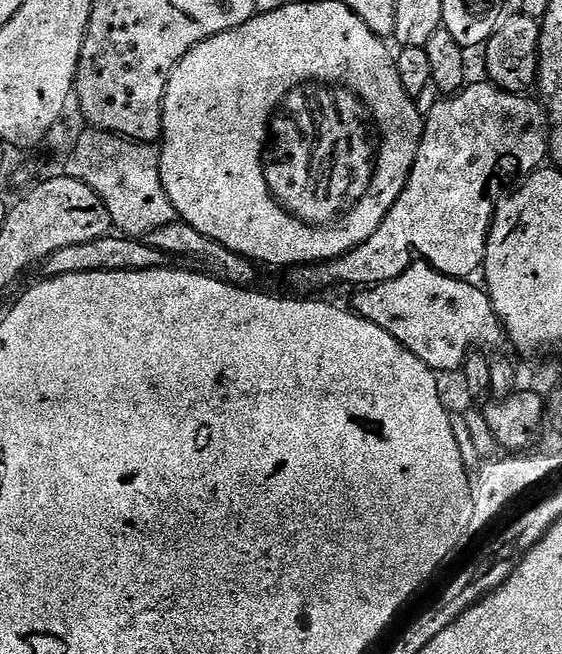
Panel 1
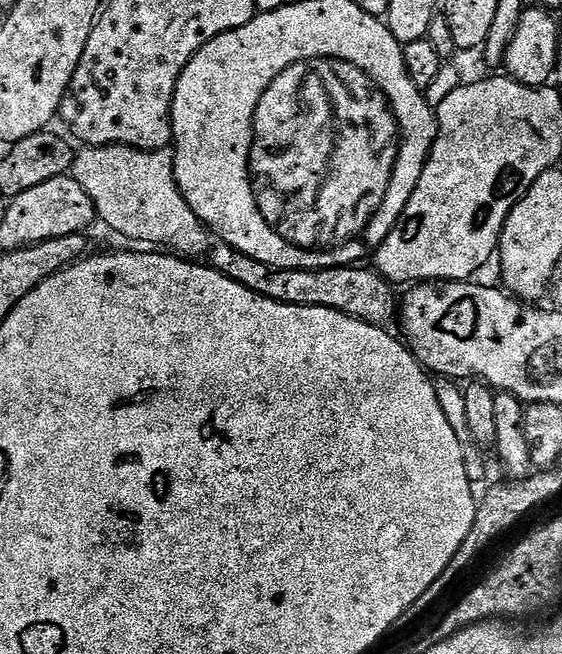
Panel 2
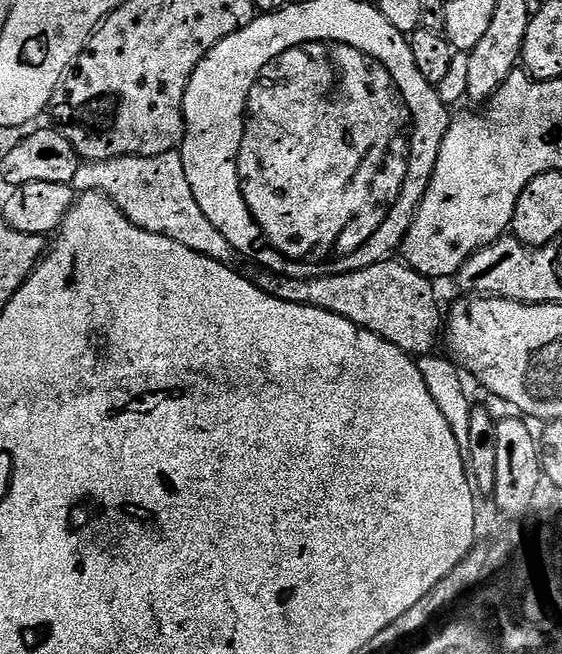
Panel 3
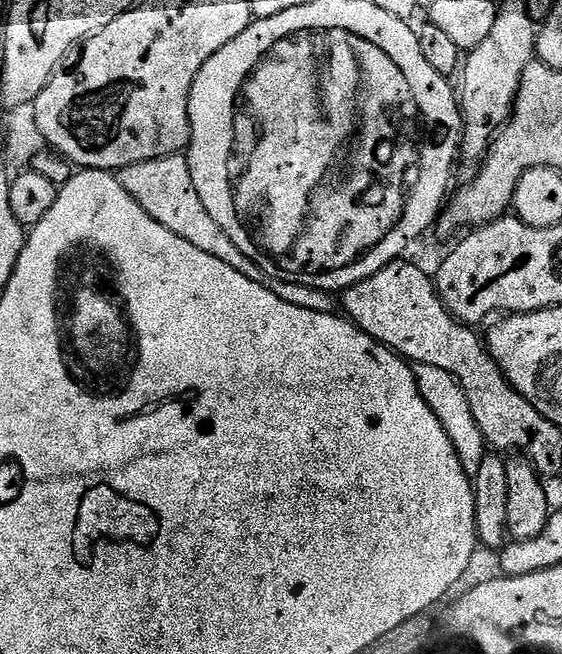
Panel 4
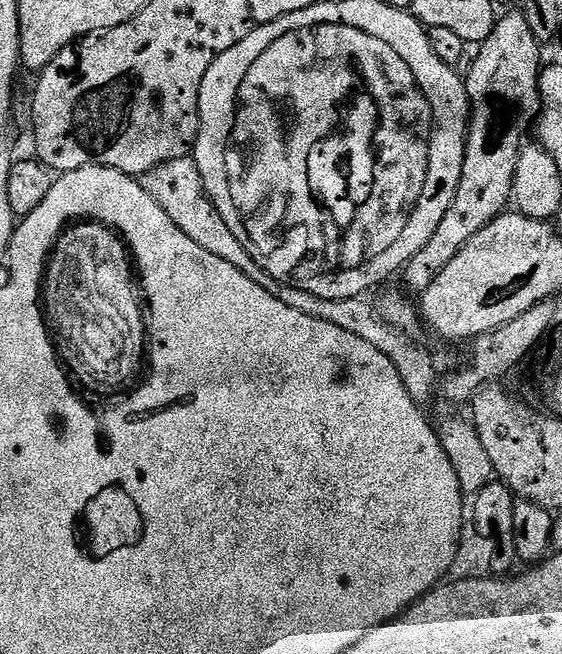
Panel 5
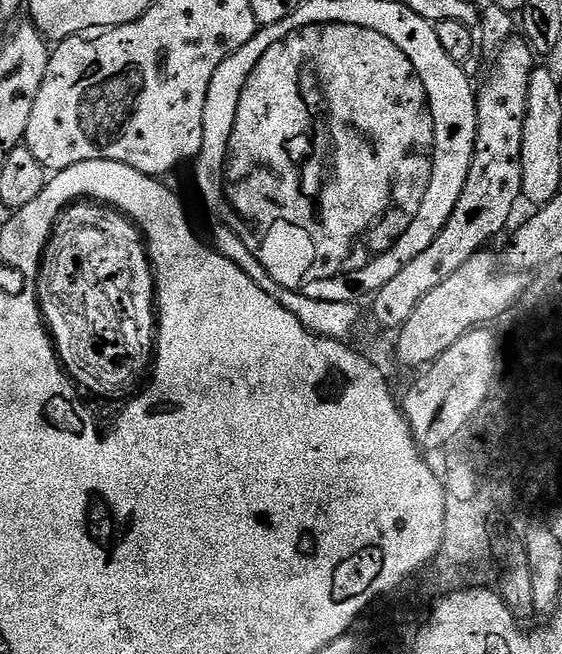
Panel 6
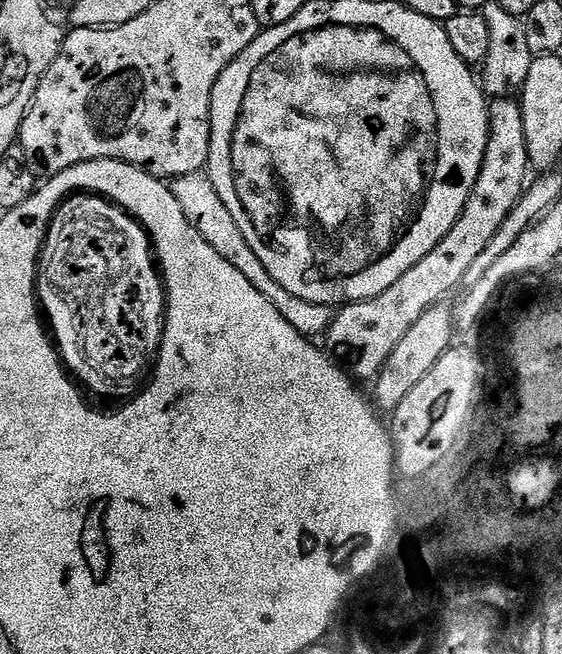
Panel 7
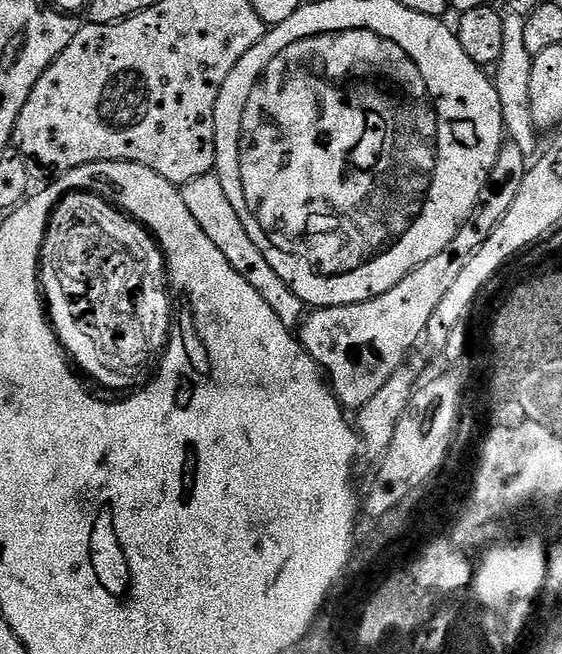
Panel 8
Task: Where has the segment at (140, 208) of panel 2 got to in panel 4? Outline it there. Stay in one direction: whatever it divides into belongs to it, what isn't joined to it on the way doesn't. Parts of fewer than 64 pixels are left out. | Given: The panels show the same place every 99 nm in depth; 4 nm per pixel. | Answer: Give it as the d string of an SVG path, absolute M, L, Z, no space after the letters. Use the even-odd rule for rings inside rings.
M187 155L163 156L150 162L138 162L129 168L120 169L118 175L124 189L135 198L138 206L142 206L142 210L146 210L146 214L150 214L150 218L154 218L154 222L162 222L166 230L174 230L174 234L178 234L178 238L186 238L190 246L198 246L198 250L214 254L214 258L226 262L226 266L234 266L234 270L238 270L238 274L246 274L250 282L266 286L266 290L278 294L278 298L282 298L282 302L290 302L290 306L302 306L302 310L315 312L337 311L337 301L336 304L332 301L335 300L333 293L271 276L265 268L258 266L258 262L246 258L246 254L242 254L242 250L234 246L234 242L230 242L226 230L222 230L222 226L218 226L218 222L210 218L206 206L202 206L202 198L198 198L198 190L194 190L194 178L190 178Z

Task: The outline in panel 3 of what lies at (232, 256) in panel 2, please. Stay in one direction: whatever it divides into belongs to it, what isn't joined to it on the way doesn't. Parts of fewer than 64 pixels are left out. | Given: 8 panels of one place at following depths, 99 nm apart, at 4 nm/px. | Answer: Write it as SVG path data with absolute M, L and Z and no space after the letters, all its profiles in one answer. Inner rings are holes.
M396 258L380 260L346 274L315 276L300 280L297 276L280 276L277 272L257 271L254 282L266 294L282 302L301 304L307 308L321 308L338 314L359 328L378 334L386 342L398 346L413 357L421 358L436 348L442 336L442 308L436 305L433 281L418 274ZM397 260L397 261L396 261Z

